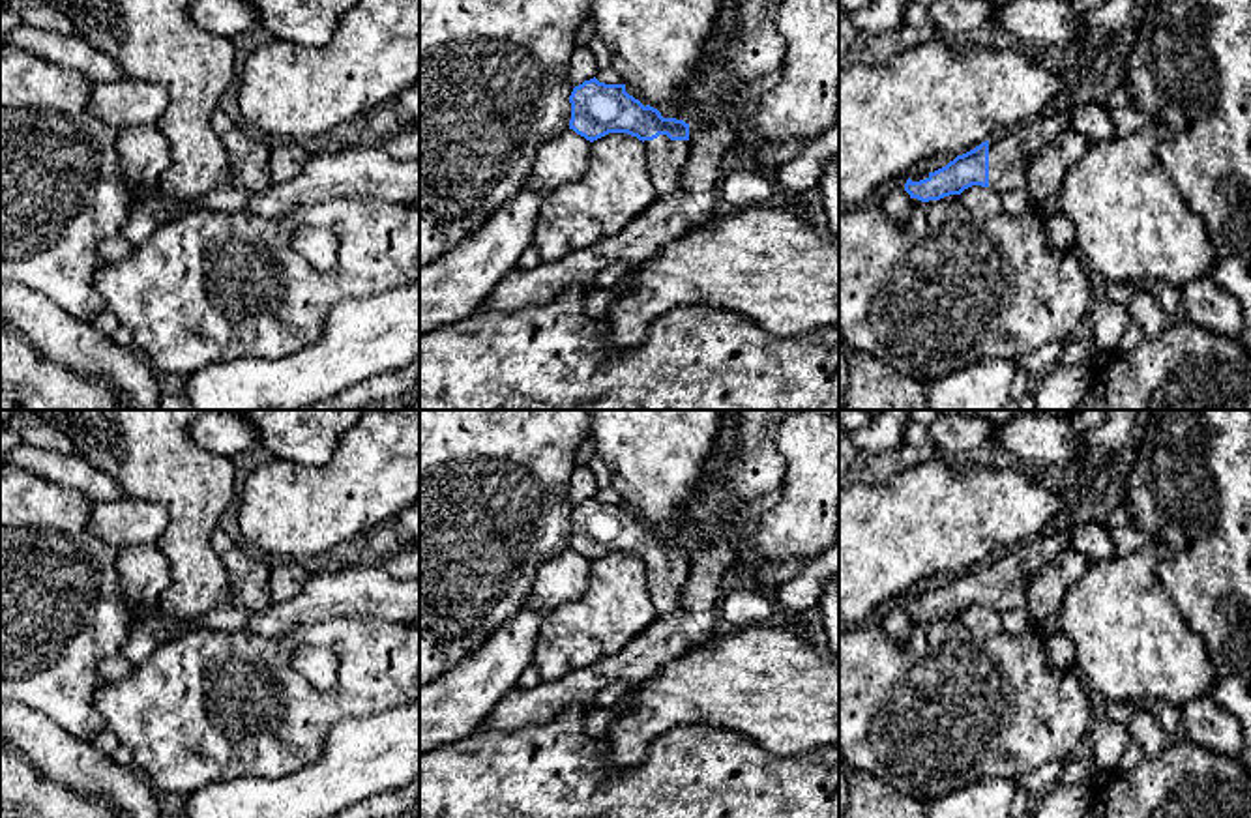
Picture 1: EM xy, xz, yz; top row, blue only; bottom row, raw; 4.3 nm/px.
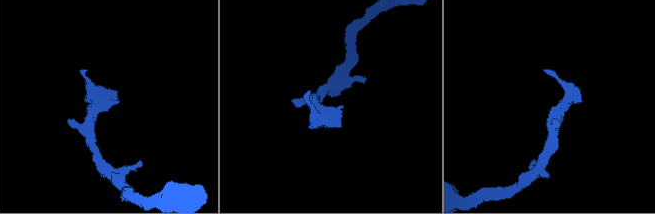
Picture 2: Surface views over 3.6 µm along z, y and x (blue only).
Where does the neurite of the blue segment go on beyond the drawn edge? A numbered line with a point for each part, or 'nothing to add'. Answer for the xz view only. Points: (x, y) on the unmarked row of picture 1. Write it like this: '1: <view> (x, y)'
1: xz (667, 577)

